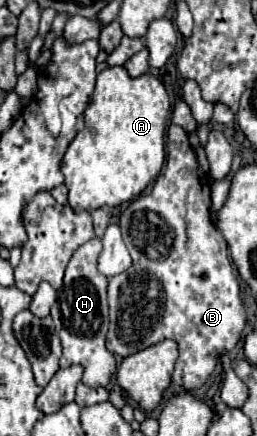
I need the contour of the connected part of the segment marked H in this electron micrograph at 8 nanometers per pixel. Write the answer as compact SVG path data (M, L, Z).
M97 237L87 241L73 253L65 269L63 287L57 291L57 301L51 307L51 317L63 345L61 367L81 365L85 369L81 381L89 387L99 387L99 385L105 387L117 369L115 355L105 347L105 335L109 327L109 313L107 313L109 279L101 275L97 269L99 253L101 253L101 239Z

